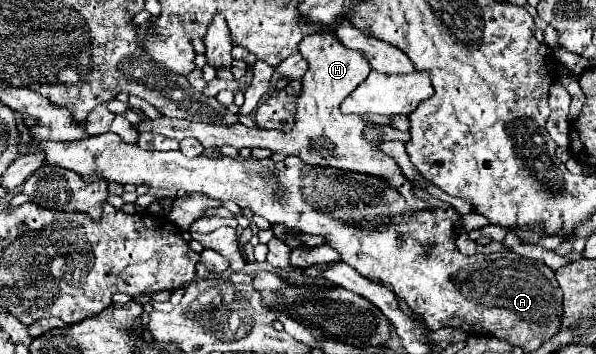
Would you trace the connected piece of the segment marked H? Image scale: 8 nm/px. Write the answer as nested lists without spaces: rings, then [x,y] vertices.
[[[328,27],[320,33],[308,35],[306,39],[302,39],[298,49],[300,49],[300,55],[308,63],[308,71],[300,79],[302,89],[300,89],[298,99],[296,99],[296,125],[288,133],[268,131],[268,129],[250,129],[242,123],[238,127],[192,123],[192,121],[184,121],[184,119],[170,119],[164,115],[158,119],[142,119],[138,125],[134,125],[134,129],[138,133],[158,133],[158,135],[164,135],[164,137],[170,137],[176,141],[182,141],[186,137],[194,137],[202,143],[204,149],[222,147],[222,145],[232,145],[236,149],[266,147],[272,153],[296,155],[306,165],[324,165],[324,167],[336,167],[336,169],[344,169],[344,171],[378,175],[378,177],[384,177],[392,187],[396,187],[406,197],[406,211],[428,209],[426,203],[422,203],[420,199],[414,199],[412,185],[402,175],[402,171],[394,163],[394,159],[390,159],[388,155],[378,151],[376,145],[368,143],[362,137],[362,131],[366,127],[370,127],[372,123],[366,123],[356,115],[344,115],[338,109],[340,103],[346,99],[346,95],[350,95],[350,91],[356,89],[370,73],[370,65],[366,63],[362,51],[350,51],[348,47],[344,47],[336,39],[332,27]]]

